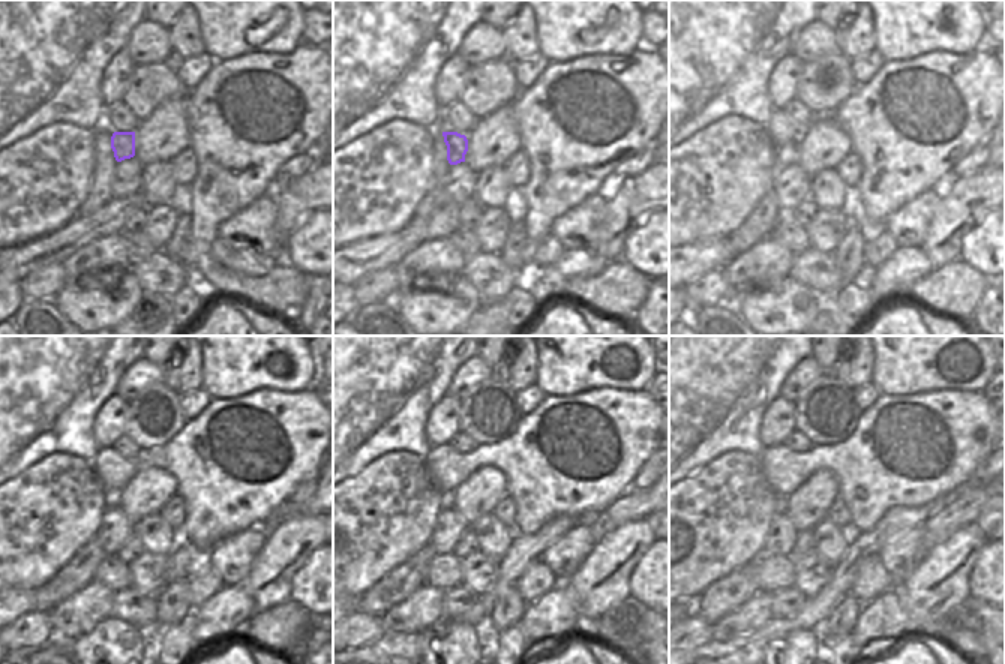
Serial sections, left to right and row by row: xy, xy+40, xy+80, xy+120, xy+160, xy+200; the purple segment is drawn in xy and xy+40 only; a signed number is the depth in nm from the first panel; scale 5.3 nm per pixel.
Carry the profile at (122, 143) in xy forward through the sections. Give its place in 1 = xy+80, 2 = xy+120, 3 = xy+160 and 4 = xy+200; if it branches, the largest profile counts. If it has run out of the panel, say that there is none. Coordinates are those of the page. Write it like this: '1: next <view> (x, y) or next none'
1: next xy+80 (786, 153)
2: next xy+120 (111, 495)
3: next xy+160 (446, 496)
4: next xy+200 (779, 499)

